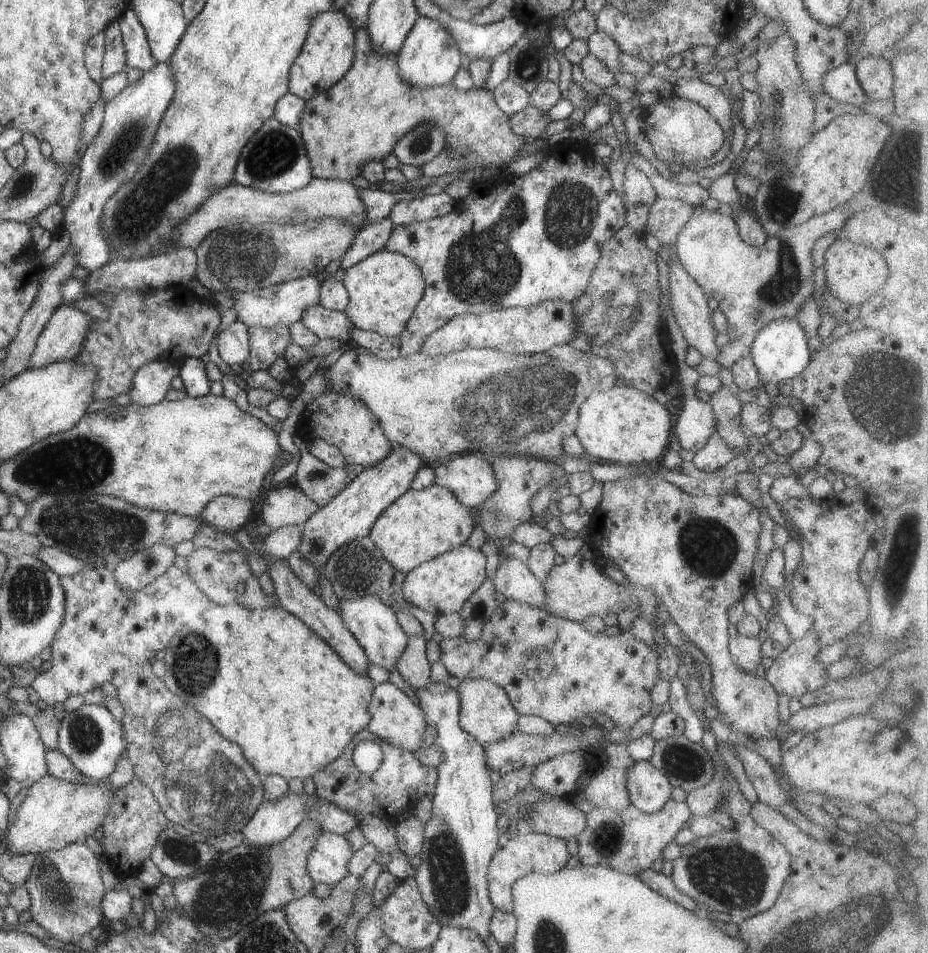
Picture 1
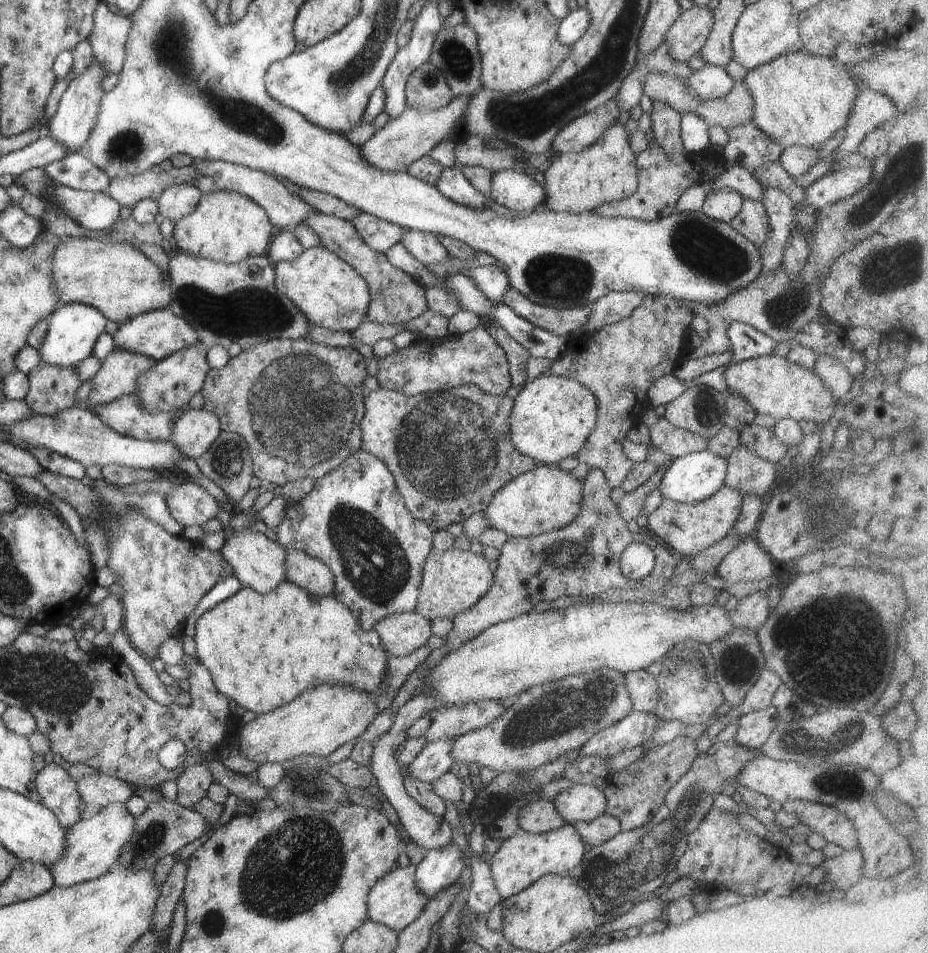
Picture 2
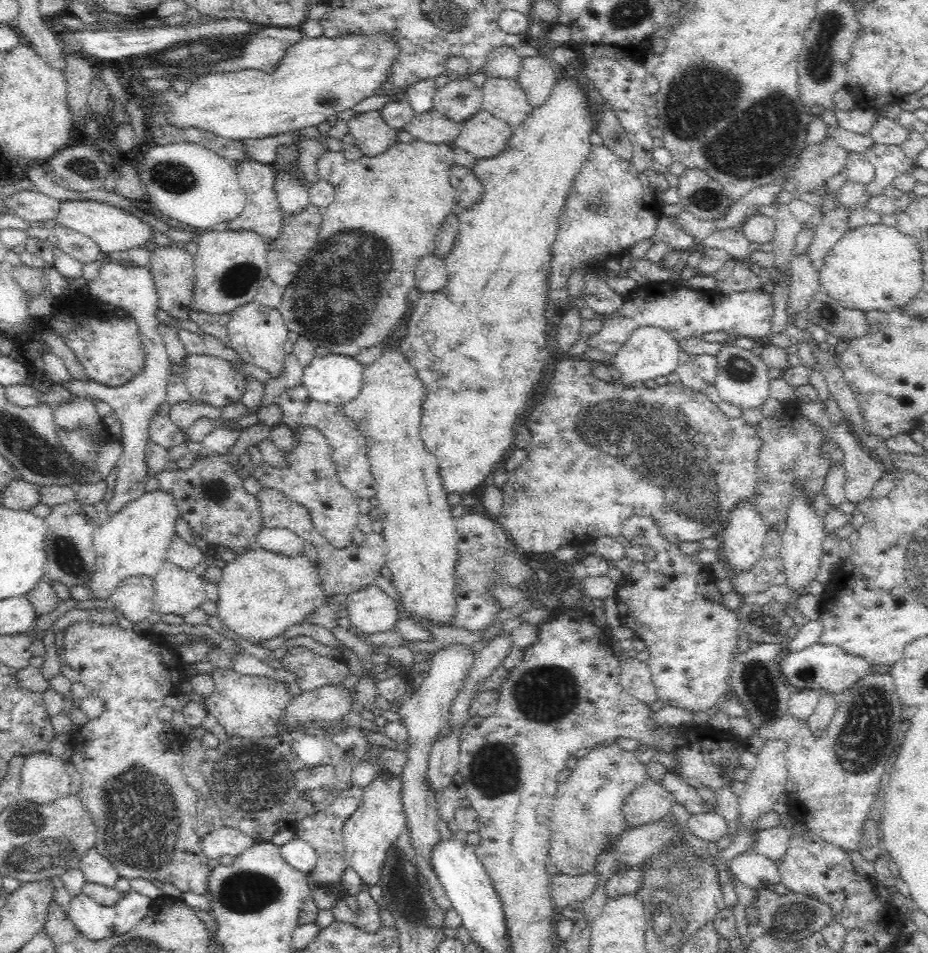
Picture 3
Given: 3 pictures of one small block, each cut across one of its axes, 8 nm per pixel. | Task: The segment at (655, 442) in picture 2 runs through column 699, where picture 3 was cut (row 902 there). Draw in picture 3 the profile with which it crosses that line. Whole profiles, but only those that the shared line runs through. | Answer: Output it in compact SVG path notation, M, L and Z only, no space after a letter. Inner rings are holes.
M459 643L448 645L434 653L428 660L428 674L425 674L420 688L418 690L413 689L412 696L396 709L408 733L406 738L408 744L405 751L406 762L404 762L404 768L402 768L400 775L400 779L402 779L400 798L406 815L405 828L410 833L410 844L415 852L417 867L429 885L433 900L444 912L453 909L453 907L434 869L432 869L432 848L436 846L436 842L440 842L441 838L436 826L439 820L435 799L436 792L427 785L425 776L432 745L436 742L438 734L448 725L450 706L457 698L461 690L462 680L466 678L468 670L474 662L474 654L470 646Z

